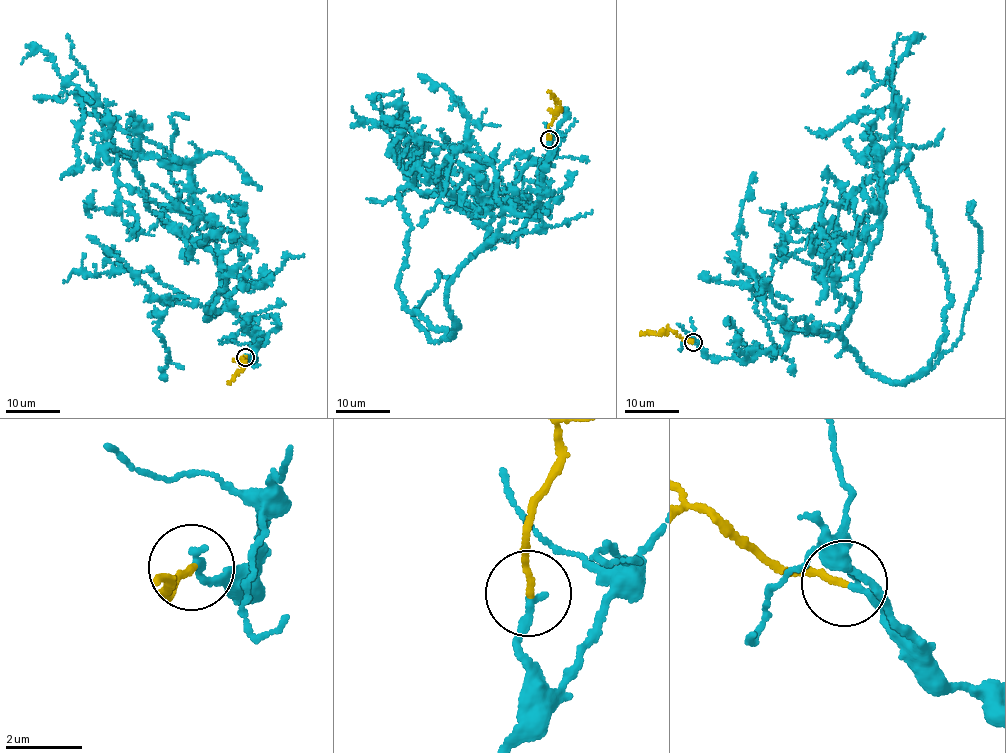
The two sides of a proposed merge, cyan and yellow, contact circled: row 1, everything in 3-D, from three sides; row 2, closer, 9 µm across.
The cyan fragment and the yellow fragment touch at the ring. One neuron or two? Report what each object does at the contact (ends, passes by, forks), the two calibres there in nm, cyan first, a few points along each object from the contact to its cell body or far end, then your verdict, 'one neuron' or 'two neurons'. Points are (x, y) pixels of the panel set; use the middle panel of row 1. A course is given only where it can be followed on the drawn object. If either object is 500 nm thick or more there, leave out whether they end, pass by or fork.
cyan ends there; yellow ends there; 220 nm thick on the cyan side, 160 nm on the other; cyan runs (548, 139), (546, 194), (502, 213), (484, 245), (475, 213), (411, 187), (400, 108), (381, 108); yellow runs (548, 139), (554, 113), (561, 107), (548, 92); one neuron

